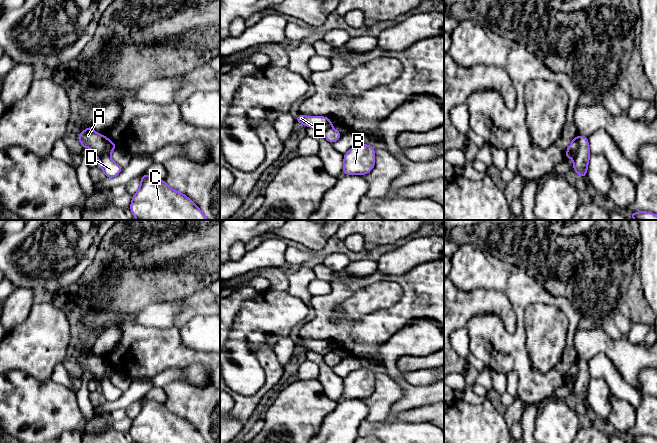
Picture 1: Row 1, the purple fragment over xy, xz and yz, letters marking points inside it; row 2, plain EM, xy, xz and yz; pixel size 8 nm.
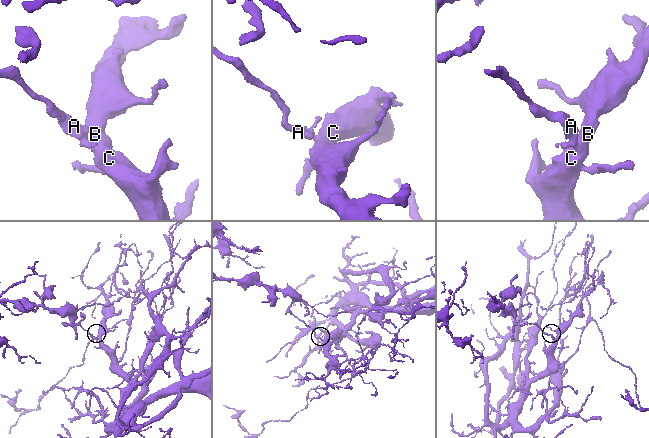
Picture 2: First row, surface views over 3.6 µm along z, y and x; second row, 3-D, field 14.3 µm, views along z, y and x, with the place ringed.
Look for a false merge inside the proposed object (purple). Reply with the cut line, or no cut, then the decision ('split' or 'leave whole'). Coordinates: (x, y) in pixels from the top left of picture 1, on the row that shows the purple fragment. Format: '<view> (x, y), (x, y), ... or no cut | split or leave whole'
xy (104, 136), (104, 152), (99, 159) | split

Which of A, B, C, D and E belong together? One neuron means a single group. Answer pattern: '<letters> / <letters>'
A E / B C D

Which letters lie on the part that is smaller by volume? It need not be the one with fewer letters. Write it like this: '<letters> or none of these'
A, E

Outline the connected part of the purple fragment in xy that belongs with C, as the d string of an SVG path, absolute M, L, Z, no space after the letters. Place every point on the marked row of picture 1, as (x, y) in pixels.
M147 173L141 177L140 187L129 206L136 220L208 220L200 208L184 193L170 188L165 180Z

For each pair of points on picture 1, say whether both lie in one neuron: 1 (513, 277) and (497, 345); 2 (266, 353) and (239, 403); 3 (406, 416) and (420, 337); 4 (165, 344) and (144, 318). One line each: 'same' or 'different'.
1: same
2: same
3: different
4: different

